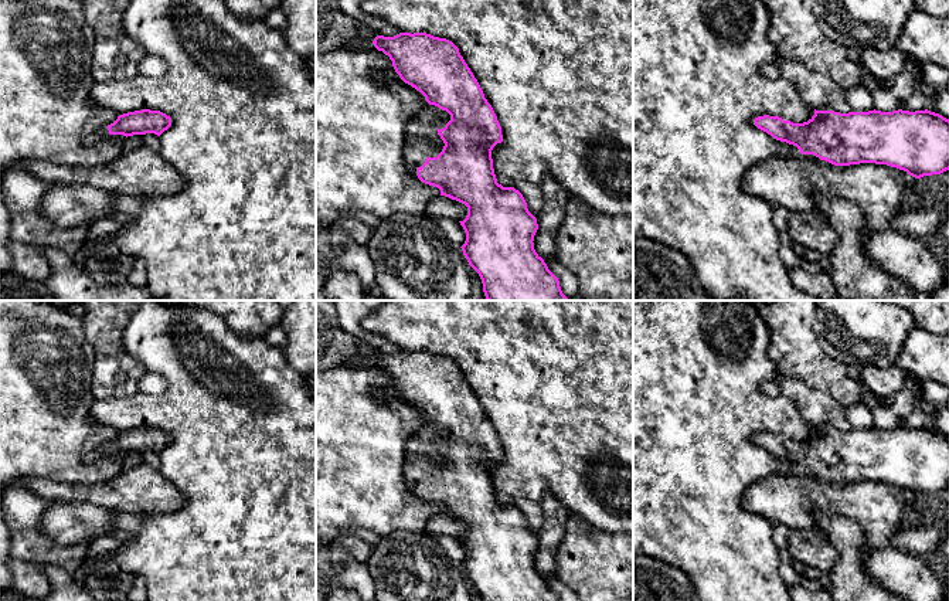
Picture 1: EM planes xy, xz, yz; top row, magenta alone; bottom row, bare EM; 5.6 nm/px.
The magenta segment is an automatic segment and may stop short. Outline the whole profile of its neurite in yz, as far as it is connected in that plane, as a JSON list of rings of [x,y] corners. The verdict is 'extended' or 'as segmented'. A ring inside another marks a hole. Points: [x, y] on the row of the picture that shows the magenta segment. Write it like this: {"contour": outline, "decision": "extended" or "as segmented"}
{"contour": [[[816,111],[803,123],[758,116],[754,125],[773,139],[834,166],[887,164],[915,179],[949,170],[949,119],[925,111]]], "decision": "as segmented"}

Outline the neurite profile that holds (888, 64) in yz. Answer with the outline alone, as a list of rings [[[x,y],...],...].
[[[897,47],[888,51],[874,48],[861,50],[860,65],[863,71],[877,79],[897,79],[904,72],[907,55]]]

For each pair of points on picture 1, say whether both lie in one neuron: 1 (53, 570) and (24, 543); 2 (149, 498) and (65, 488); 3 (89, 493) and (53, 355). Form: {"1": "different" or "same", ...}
{"1": "different", "2": "same", "3": "different"}

